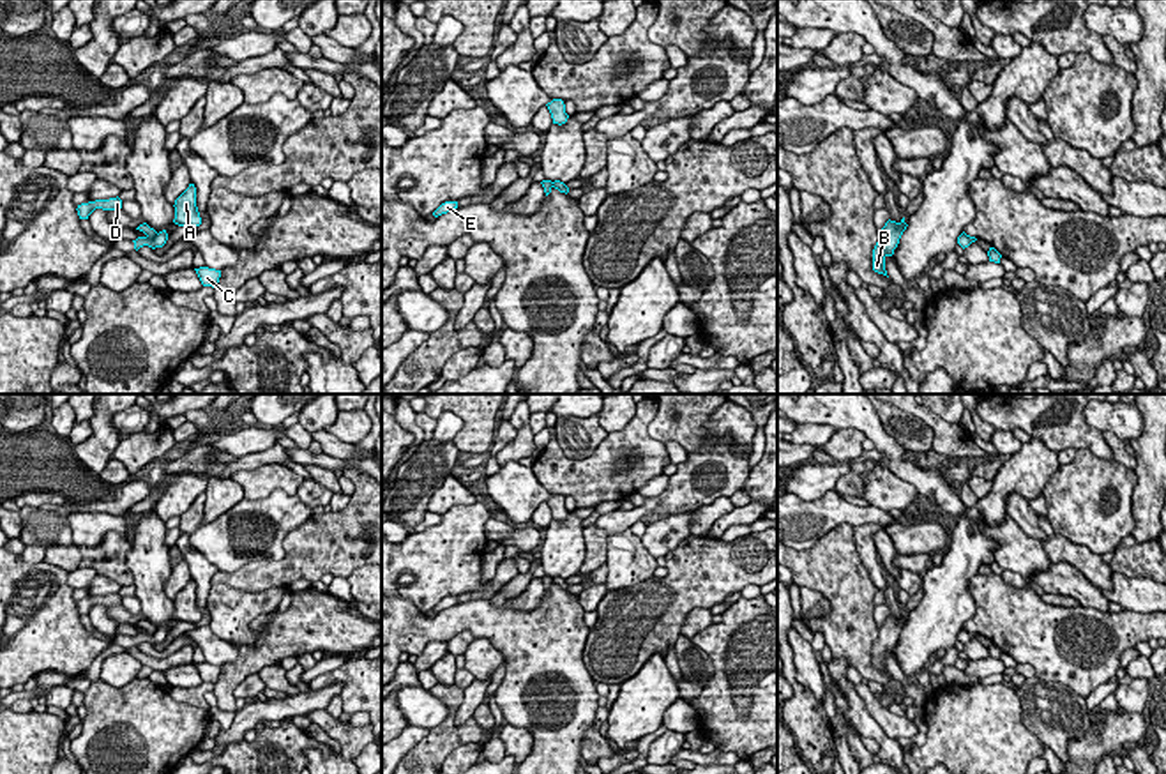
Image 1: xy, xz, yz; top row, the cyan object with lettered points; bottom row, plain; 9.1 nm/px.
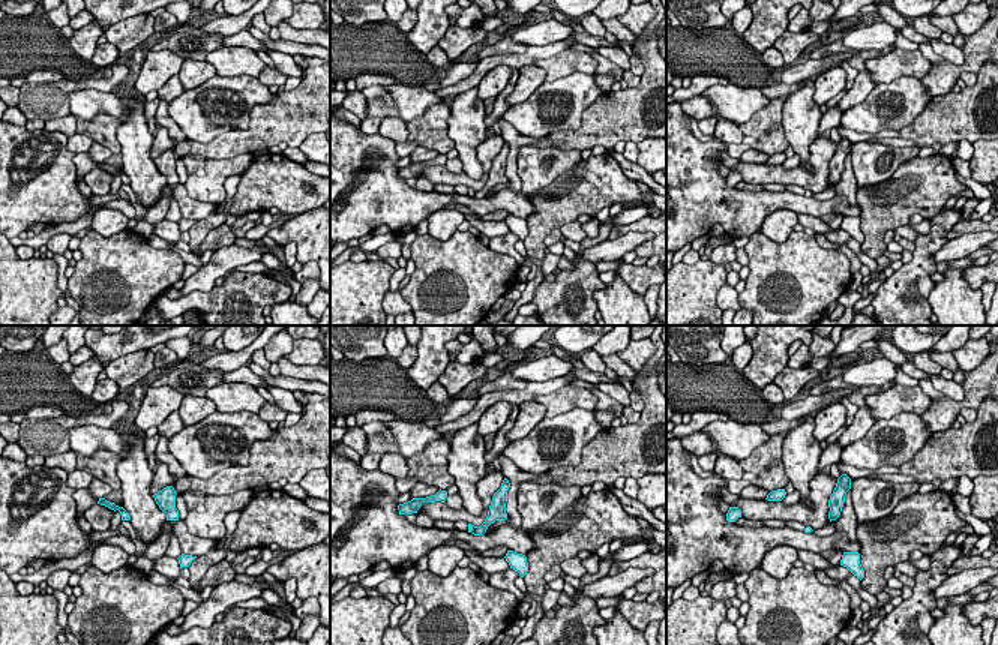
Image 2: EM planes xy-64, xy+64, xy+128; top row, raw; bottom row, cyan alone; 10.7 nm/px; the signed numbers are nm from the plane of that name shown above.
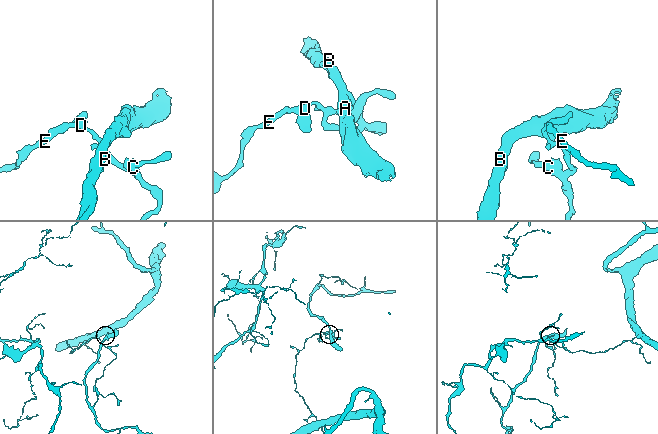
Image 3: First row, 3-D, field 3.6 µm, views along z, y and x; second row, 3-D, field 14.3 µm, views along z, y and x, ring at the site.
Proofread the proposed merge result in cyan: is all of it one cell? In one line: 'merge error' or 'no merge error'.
merge error

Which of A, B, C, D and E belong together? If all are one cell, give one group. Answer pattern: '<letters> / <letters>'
A B / C D E

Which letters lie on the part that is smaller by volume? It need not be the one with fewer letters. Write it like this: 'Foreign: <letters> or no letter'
Foreign: A, B

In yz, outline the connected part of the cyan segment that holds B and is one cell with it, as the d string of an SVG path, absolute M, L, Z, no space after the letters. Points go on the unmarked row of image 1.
M905 613L896 618L896 617L887 617L882 627L878 629L878 638L873 645L873 666L878 670L887 672L885 666L885 654L894 650L894 645L899 640L899 634L903 627L906 626Z

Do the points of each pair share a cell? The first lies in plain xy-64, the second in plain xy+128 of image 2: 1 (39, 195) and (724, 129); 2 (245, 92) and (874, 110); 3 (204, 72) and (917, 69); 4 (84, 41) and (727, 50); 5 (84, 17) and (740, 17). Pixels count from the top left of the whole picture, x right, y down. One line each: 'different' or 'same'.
1: different
2: same
3: different
4: different
5: same

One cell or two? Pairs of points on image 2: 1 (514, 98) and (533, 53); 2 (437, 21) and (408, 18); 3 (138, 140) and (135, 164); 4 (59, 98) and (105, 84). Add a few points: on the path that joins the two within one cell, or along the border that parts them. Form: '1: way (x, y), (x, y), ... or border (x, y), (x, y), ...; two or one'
1: border (532, 63), (523, 65), (518, 69); two
2: border (417, 15), (416, 24), (407, 33); two
3: way (135, 146), (135, 158); one
4: way (71, 86), (93, 84); one

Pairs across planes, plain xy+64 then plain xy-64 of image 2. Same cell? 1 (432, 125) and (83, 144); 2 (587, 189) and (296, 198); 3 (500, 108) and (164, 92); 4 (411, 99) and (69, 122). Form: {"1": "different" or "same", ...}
{"1": "different", "2": "same", "3": "same", "4": "different"}

